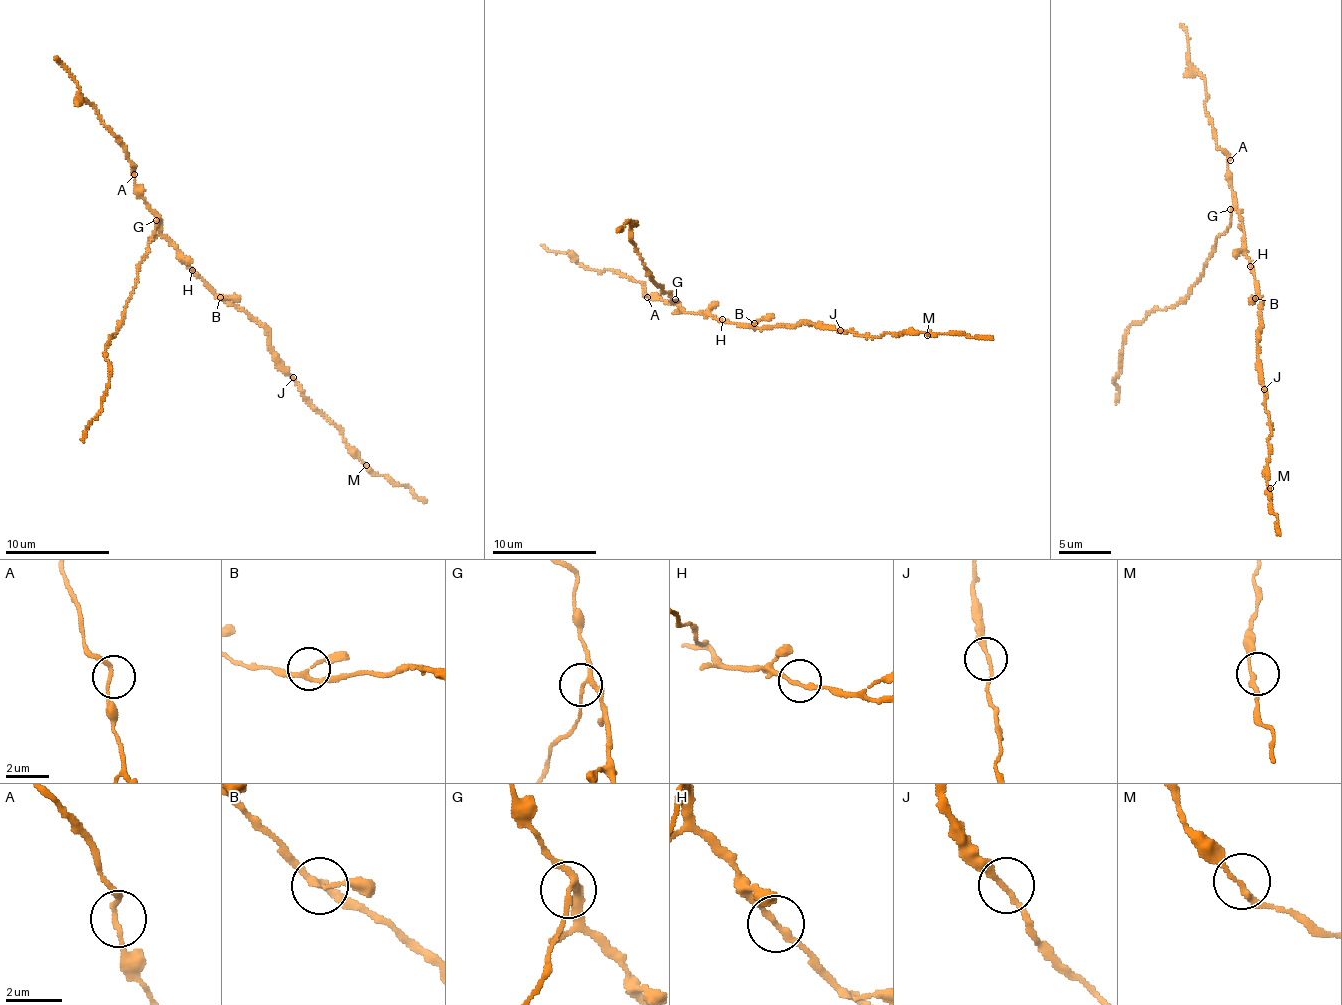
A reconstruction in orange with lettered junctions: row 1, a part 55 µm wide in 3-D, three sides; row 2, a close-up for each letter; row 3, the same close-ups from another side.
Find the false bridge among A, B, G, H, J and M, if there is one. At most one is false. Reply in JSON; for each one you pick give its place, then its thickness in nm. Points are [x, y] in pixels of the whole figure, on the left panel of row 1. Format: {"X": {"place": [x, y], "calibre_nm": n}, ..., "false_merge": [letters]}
{"G": {"place": [156, 220], "calibre_nm": 160}, "false_merge": ["G"]}

